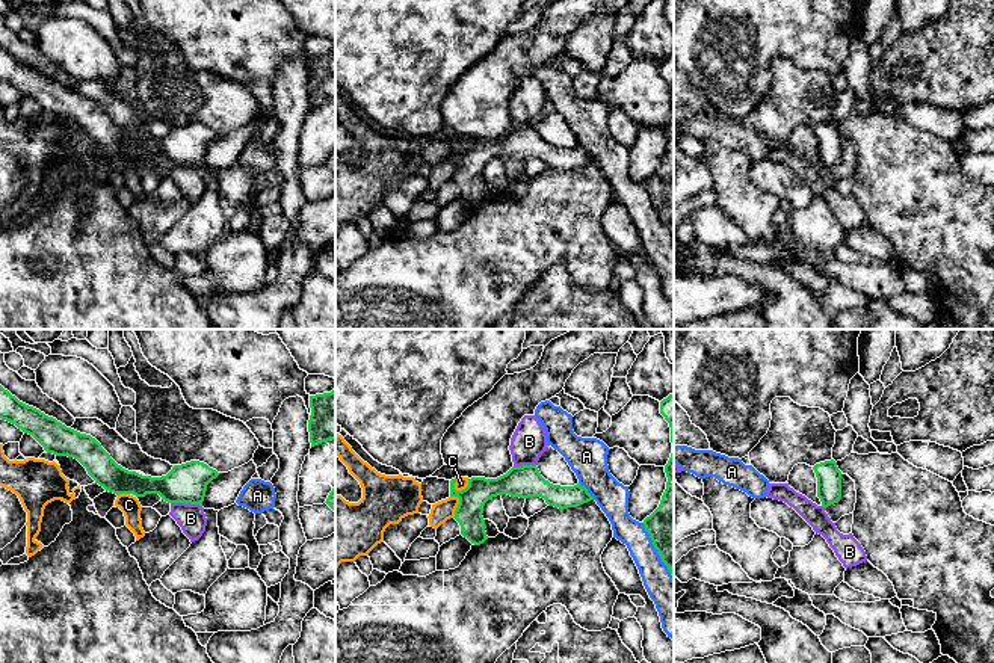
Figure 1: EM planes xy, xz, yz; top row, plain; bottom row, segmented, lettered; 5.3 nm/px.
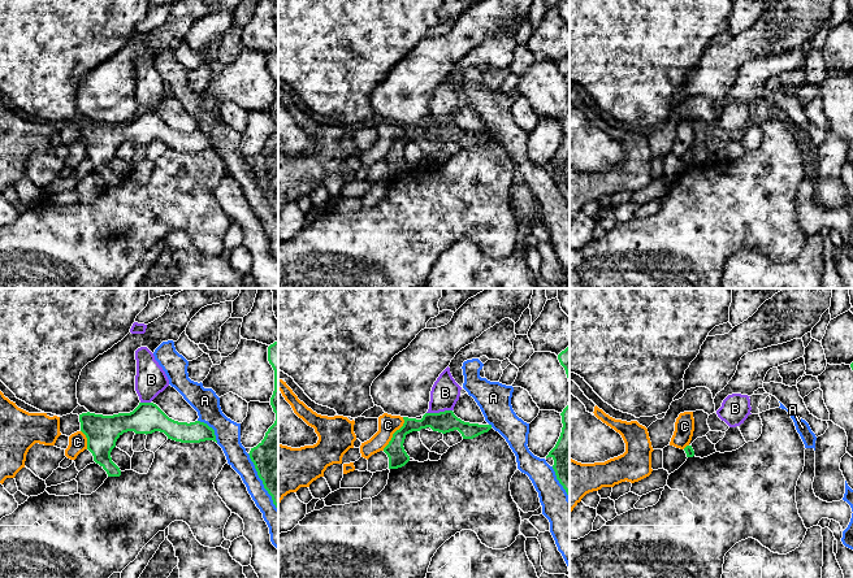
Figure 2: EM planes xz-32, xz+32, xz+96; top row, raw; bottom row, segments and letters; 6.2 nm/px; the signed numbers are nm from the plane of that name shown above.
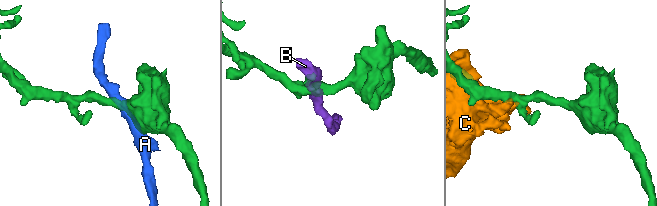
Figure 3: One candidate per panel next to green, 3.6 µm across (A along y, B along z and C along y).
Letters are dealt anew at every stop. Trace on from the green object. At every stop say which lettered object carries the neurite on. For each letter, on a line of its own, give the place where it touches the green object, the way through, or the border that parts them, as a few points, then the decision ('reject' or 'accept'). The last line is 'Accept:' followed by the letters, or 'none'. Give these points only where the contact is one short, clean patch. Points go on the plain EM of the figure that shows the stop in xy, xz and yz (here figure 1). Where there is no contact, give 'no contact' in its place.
A: meets green in xz at (586, 153); reject
B: meets green in xy at (186, 165); border along xy (171, 163), (198, 165), (201, 168); reject
C: meets green in xz at (463, 151); reject
Accept: none

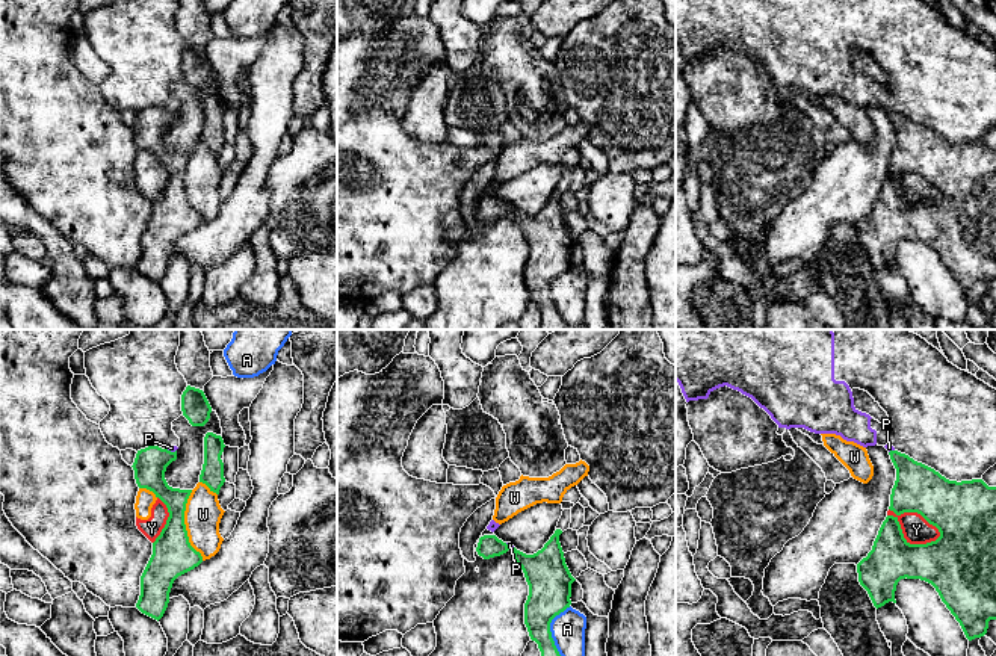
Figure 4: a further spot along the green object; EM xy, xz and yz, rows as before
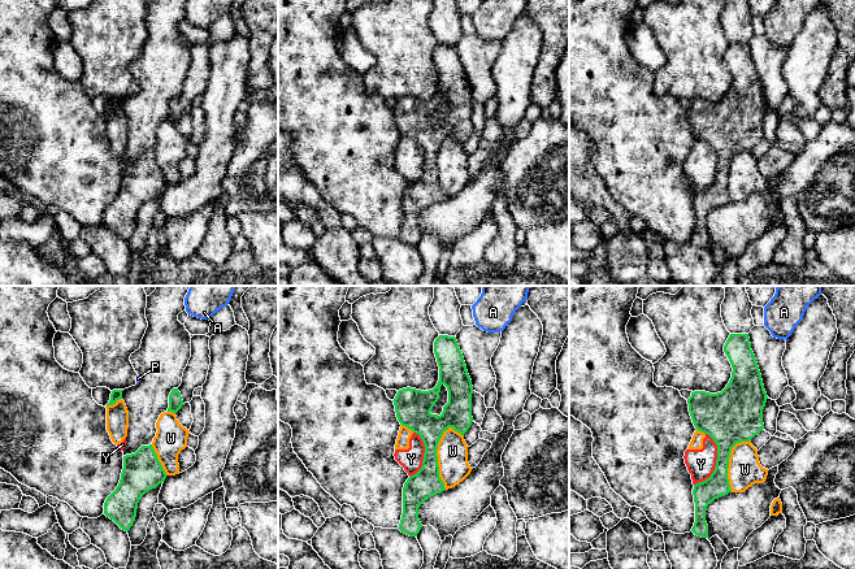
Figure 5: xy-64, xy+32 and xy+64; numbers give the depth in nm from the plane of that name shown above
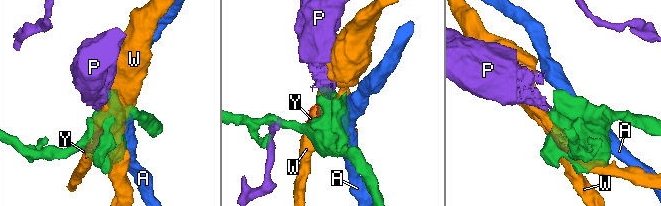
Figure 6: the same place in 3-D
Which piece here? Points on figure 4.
A: meets green in xz at (550, 298); reject
P: meets green in xz at (508, 209); border along xz (505, 204), (514, 209); reject
W: meets green in xy at (185, 186); reject
Y: meets green in yz at (916, 173); reject
Accept: none

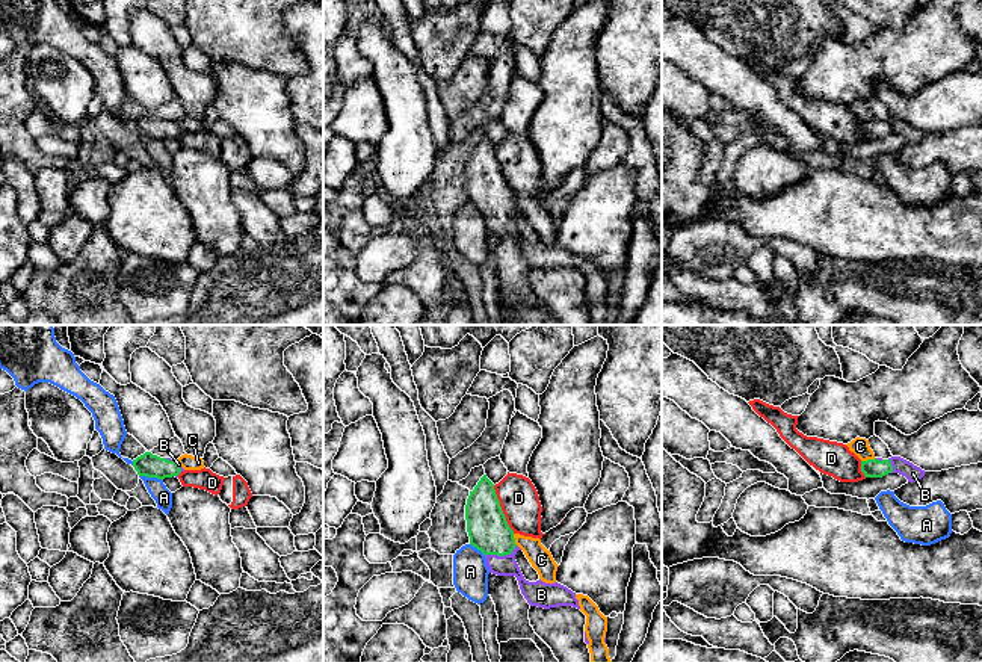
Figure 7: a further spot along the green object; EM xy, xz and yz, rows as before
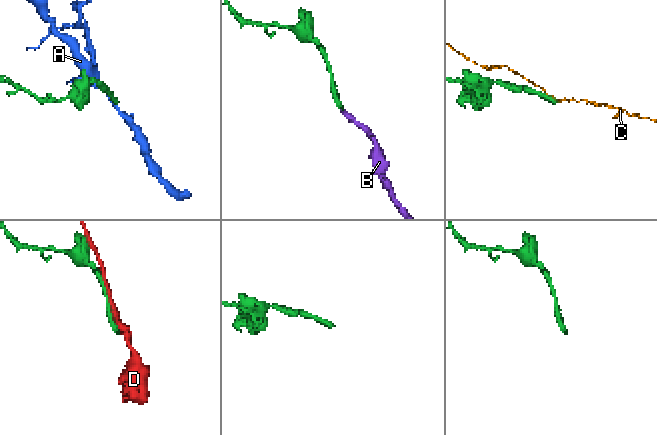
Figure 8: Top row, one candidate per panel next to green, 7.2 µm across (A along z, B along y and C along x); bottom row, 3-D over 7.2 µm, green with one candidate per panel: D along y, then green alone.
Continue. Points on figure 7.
A: meets green in xy at (151, 138); border along xy (139, 136), (162, 142); reject
B: meets green in xz at (502, 216); runs through xz (487, 188), (502, 216), (502, 227); accept
C: meets green in yz at (867, 121); border along yz (875, 120), (861, 123); reject
D: meets green in xz at (500, 171); reject
Accept: B

